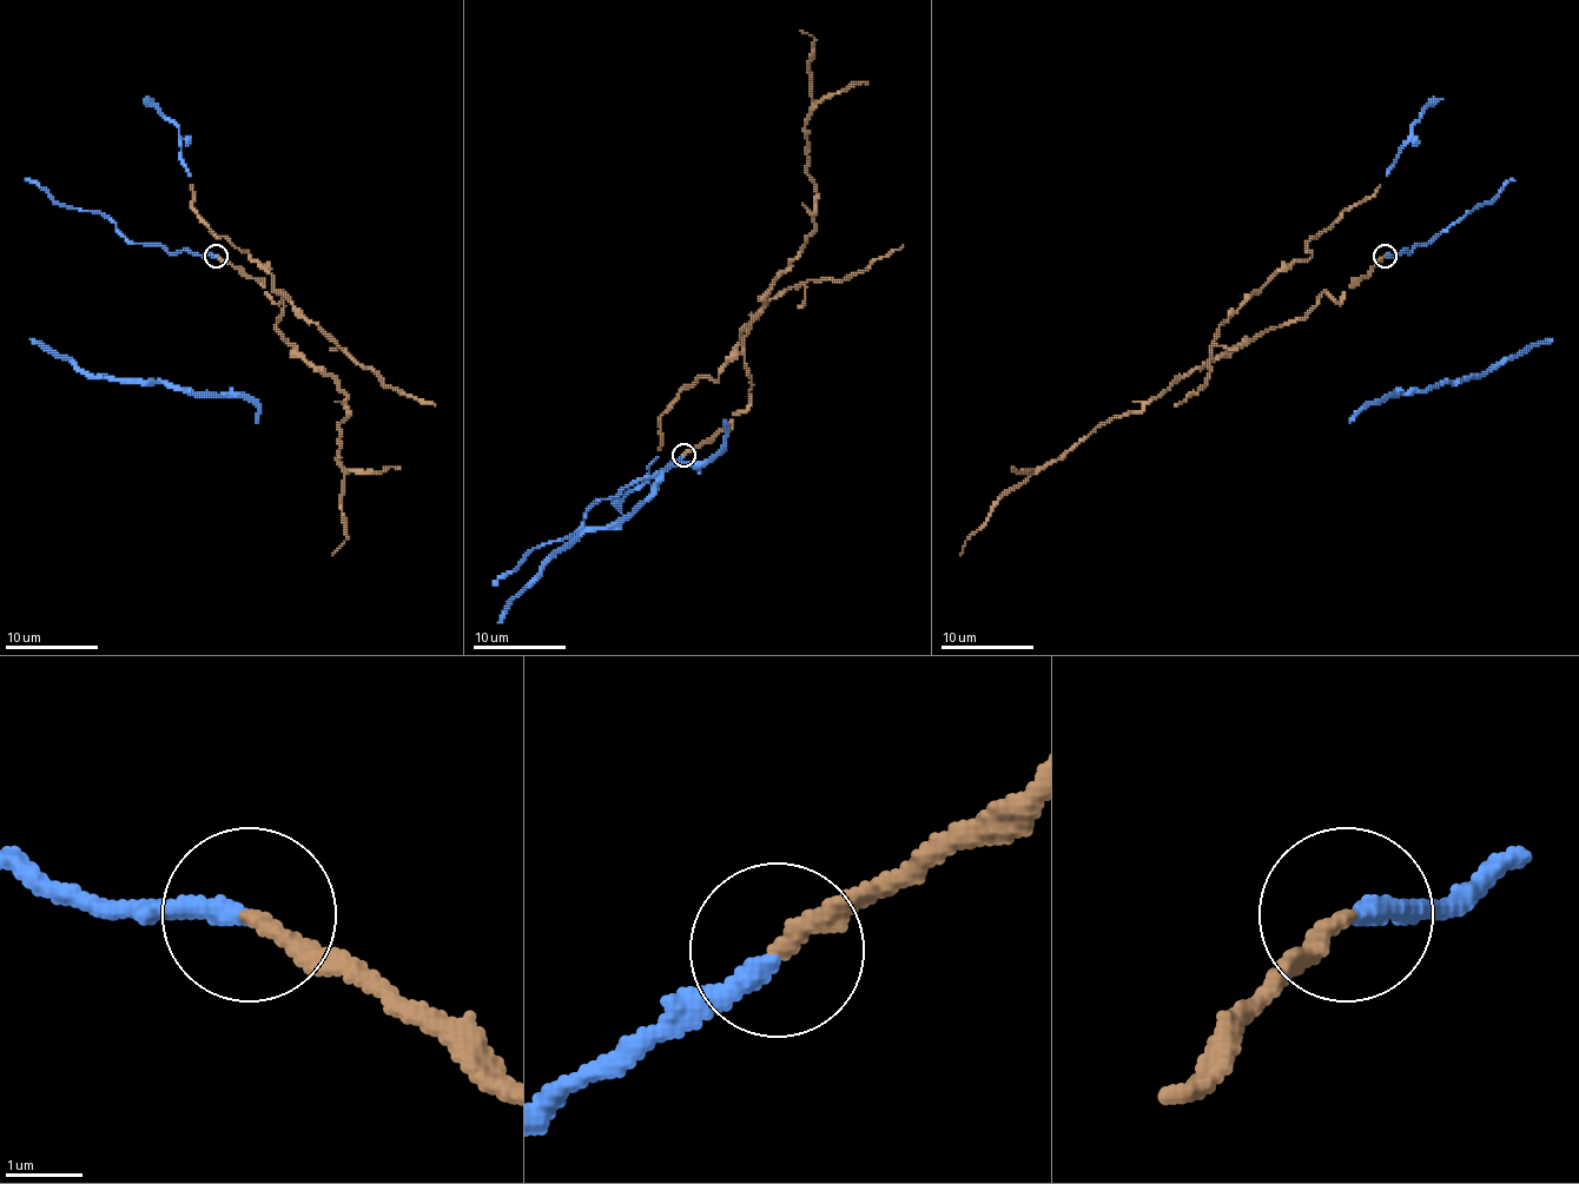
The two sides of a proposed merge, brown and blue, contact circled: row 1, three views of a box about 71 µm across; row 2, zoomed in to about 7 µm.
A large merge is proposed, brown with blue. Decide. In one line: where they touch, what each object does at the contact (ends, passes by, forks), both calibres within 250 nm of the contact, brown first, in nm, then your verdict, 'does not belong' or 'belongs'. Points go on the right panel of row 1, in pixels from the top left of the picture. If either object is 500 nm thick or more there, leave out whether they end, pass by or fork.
place (1385, 256); brown ends; blue ends; calibres 240 and 300 nm; belongs

